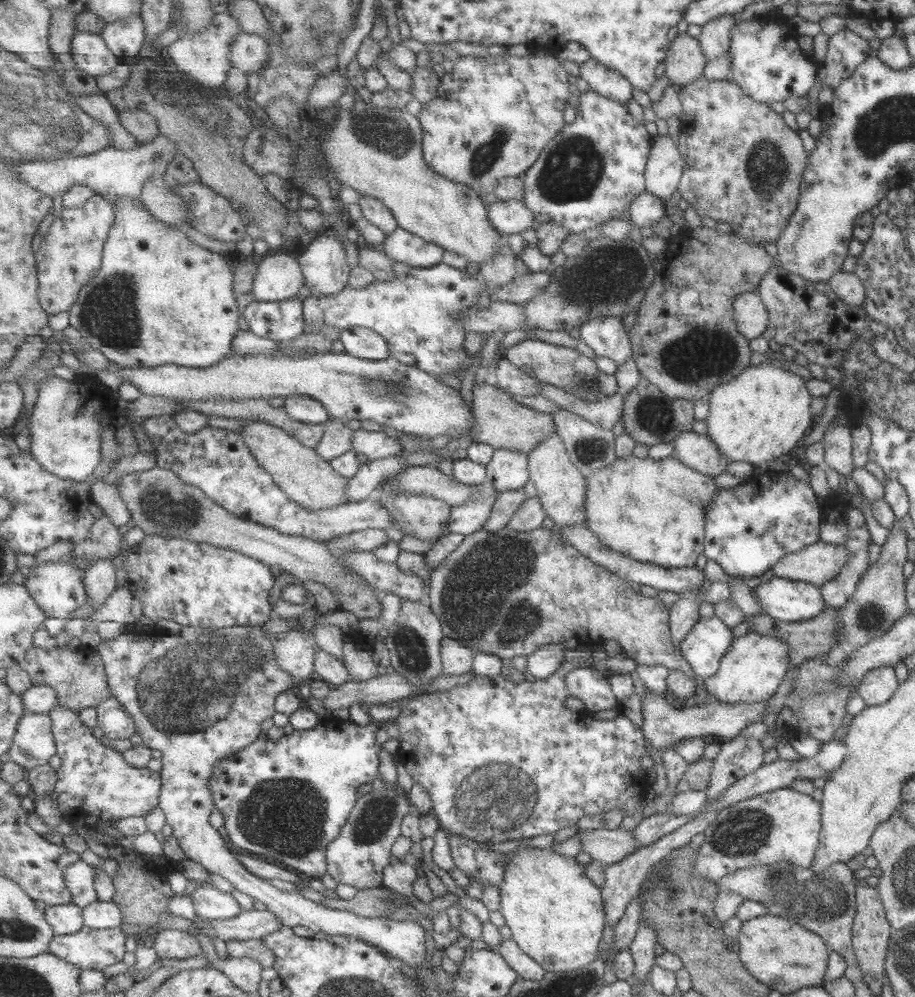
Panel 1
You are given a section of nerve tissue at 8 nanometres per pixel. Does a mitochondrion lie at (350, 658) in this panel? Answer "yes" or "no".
no

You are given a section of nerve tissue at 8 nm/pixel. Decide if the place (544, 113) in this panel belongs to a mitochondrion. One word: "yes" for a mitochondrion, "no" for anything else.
no

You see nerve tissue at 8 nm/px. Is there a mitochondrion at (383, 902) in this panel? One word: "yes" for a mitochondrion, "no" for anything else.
no

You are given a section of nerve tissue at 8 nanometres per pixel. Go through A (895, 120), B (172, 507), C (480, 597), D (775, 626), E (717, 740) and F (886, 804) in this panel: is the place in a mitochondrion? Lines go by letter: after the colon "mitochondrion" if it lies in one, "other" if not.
A: mitochondrion
B: mitochondrion
C: mitochondrion
D: other
E: other
F: other

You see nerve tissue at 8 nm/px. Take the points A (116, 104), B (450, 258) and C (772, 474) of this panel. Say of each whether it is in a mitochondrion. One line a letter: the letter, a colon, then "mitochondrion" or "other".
A: other
B: other
C: other

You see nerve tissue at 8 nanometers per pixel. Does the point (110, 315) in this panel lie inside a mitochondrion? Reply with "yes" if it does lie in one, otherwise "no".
yes

